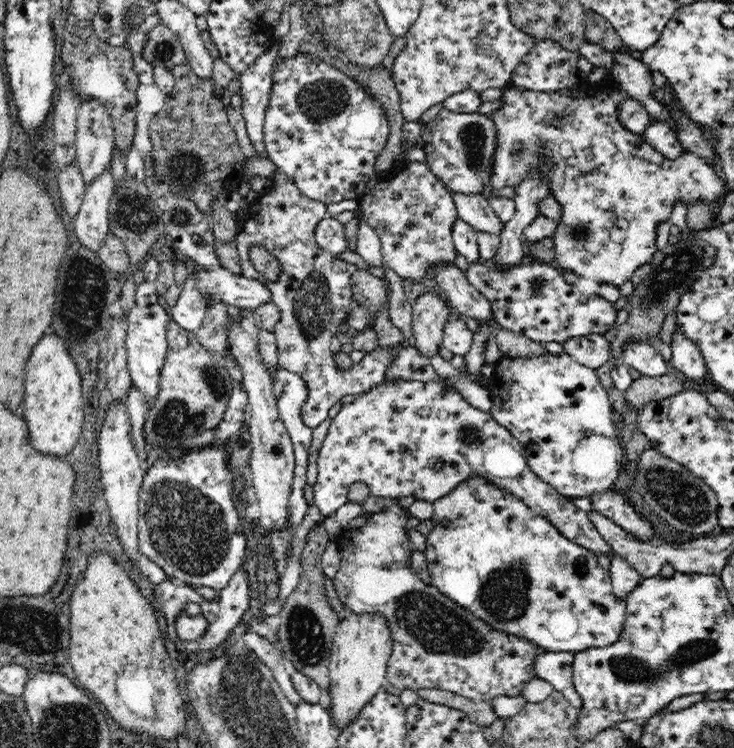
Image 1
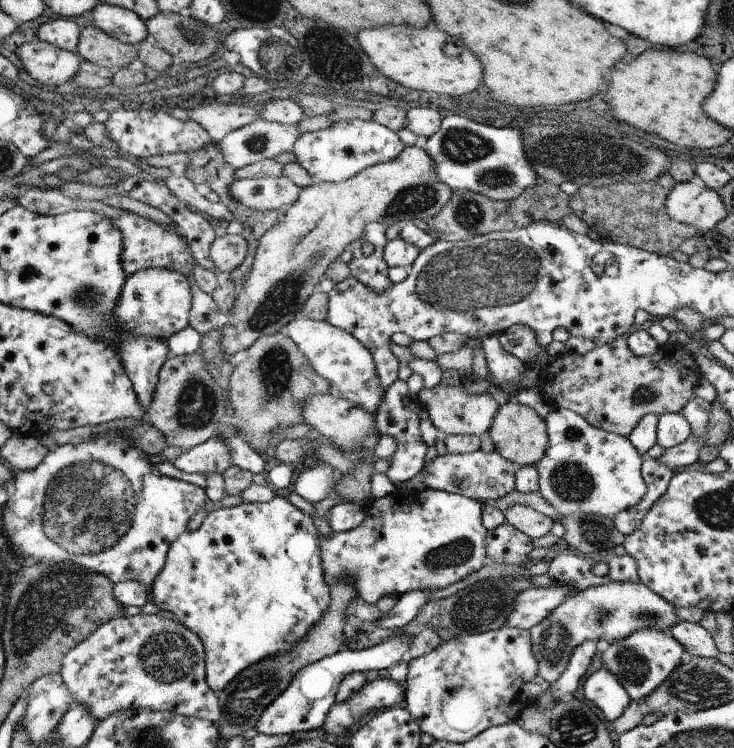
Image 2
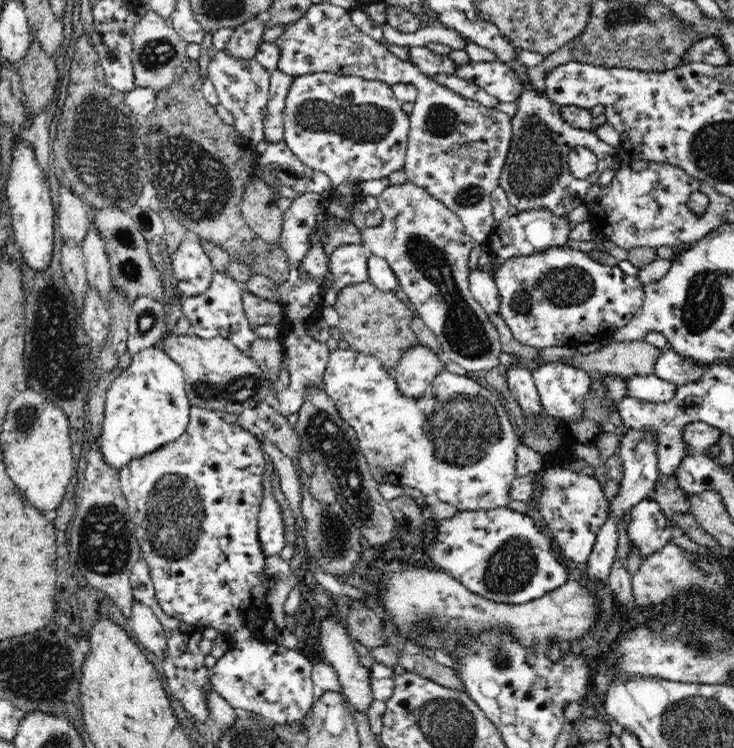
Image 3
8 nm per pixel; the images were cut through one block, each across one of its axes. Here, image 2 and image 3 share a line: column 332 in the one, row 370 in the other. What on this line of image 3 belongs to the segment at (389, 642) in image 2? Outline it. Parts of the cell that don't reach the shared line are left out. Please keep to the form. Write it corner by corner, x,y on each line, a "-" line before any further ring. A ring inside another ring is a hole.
666,347
658,356
655,364
655,375
665,382
673,383
677,387
700,382
704,371
710,364
695,364
693,360
680,356

